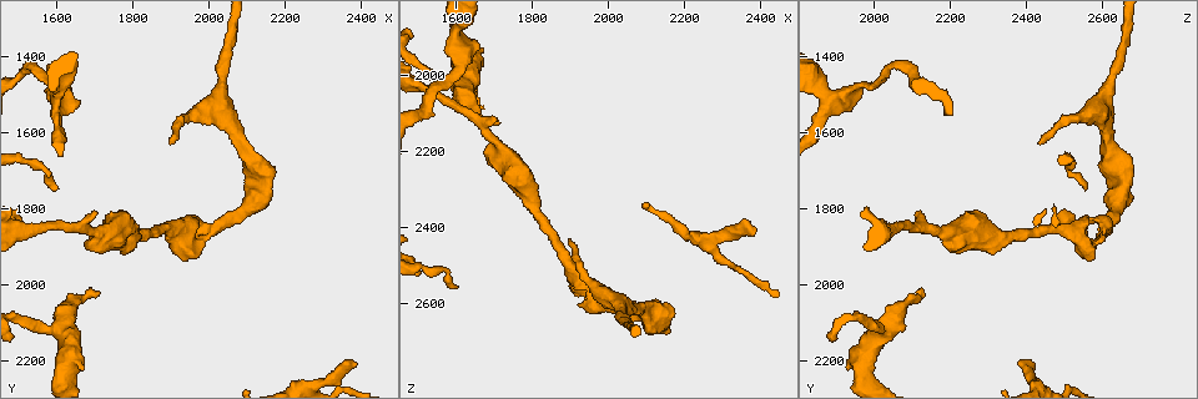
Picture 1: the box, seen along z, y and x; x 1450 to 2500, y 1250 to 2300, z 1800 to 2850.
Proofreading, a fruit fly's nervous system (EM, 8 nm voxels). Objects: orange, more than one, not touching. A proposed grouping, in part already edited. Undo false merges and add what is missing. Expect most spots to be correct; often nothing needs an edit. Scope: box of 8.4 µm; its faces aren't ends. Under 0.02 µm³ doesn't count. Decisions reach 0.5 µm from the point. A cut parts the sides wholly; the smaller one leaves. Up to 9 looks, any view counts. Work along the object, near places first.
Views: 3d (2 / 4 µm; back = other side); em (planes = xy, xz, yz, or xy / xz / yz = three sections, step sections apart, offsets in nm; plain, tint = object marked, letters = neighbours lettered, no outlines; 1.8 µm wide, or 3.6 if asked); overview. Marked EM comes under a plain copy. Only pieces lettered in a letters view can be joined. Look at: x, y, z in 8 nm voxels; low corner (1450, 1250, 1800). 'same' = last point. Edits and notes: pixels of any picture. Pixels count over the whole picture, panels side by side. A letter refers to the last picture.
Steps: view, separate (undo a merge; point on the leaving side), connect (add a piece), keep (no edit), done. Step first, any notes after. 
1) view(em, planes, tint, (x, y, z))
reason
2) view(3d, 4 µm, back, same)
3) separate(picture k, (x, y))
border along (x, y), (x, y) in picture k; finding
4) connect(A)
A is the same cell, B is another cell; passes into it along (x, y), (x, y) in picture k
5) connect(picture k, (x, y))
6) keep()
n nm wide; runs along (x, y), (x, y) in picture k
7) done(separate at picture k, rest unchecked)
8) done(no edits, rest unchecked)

view(3d, 4 µm, (1950, 1825, 2590))
branch stops here

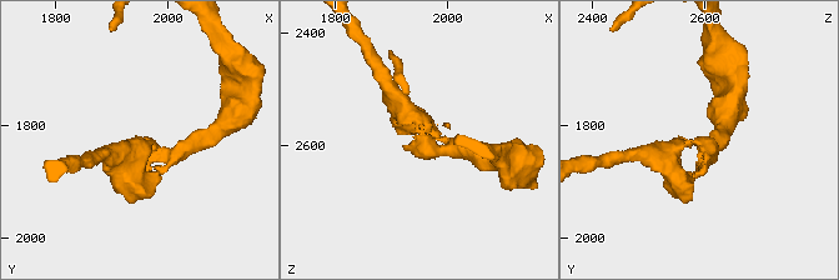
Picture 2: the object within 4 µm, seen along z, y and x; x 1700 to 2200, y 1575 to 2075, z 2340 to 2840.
view(em, xz, step 16, letters, (1950, 1825, 2590))

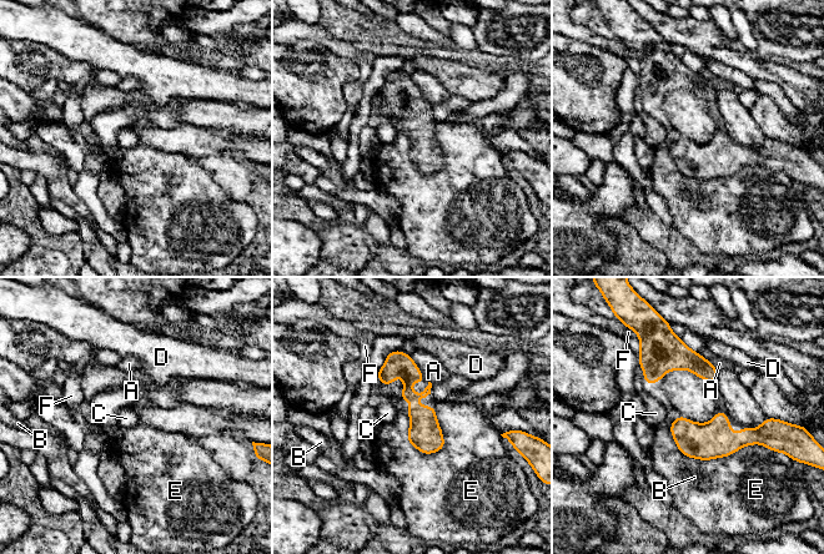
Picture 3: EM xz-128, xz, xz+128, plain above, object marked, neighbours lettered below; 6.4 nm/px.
view(em, planes, letters, same)

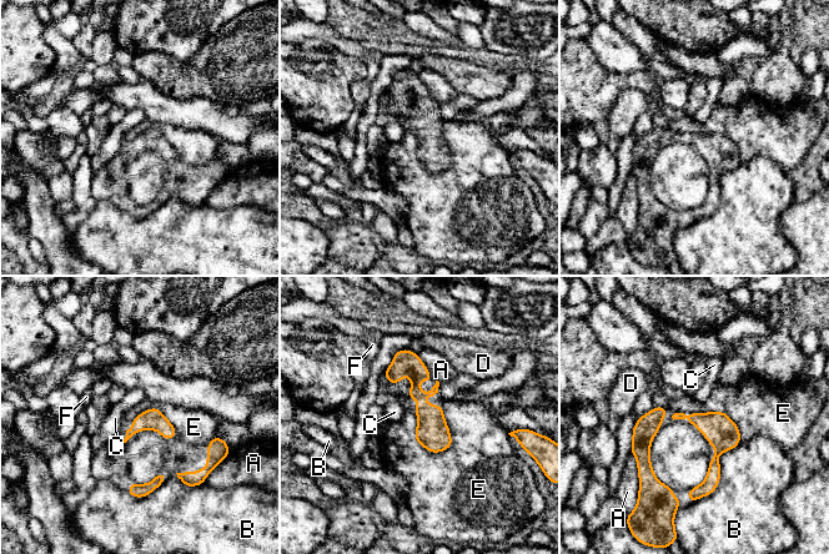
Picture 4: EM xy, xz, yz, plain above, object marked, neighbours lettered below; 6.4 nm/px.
keep()
A, B, C, D, E and F are other cells; border along (443, 407), (451, 446), (431, 453) in picture 4; no lettered piece goes on from it

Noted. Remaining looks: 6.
view(em, yz, step 8, tint, (2375, 2205, 2415))
free end

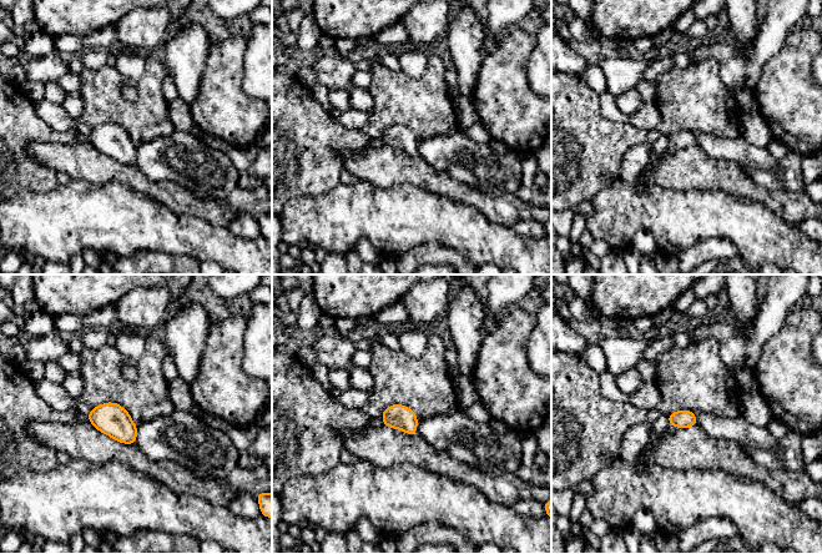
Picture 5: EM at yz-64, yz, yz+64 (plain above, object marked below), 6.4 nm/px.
view(em, planes, letters, same)

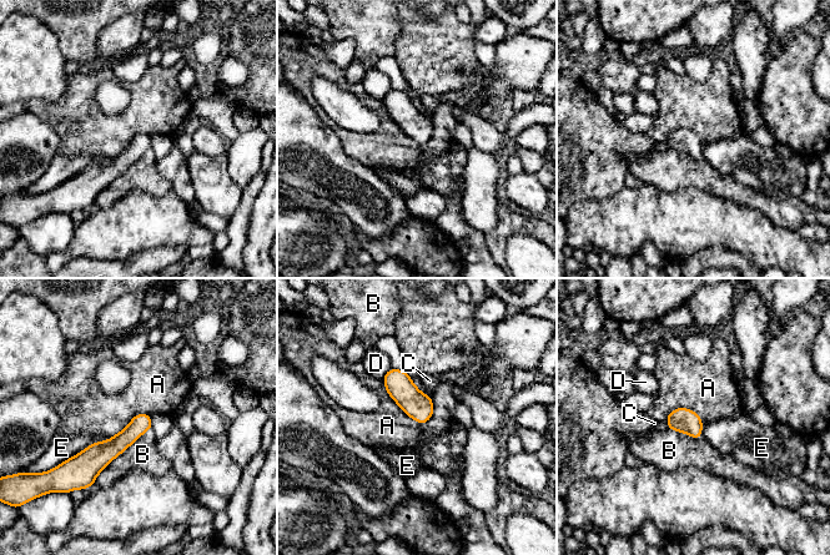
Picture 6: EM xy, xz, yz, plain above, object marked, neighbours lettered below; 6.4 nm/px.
keep()
A, B, C, D and E are other cells; border along (382, 378), (387, 394), (421, 425) in picture 6; none of them fits

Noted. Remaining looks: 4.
view(em, planes, letters, (1715, 2025, 2120))
an open end

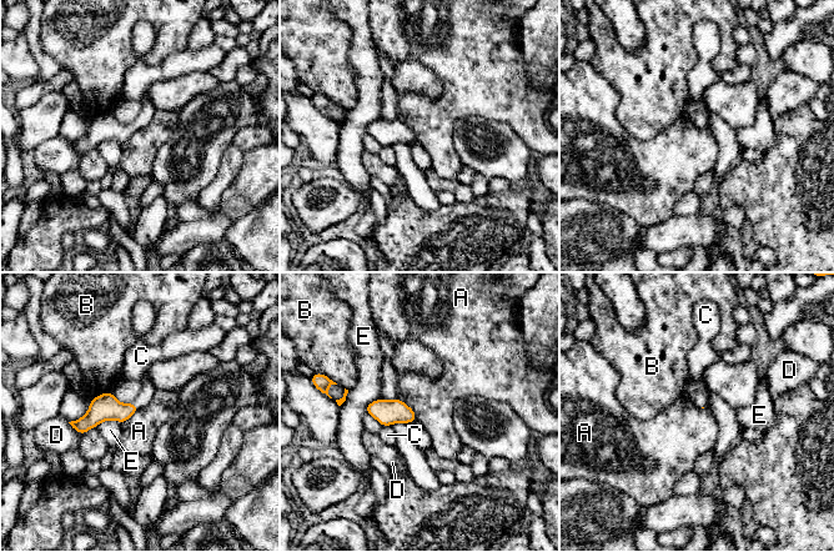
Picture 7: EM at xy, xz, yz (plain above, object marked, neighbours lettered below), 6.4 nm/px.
keep()
A, B, C, D and E are other cells; border along (397, 399), (413, 411), (416, 420) in picture 7; no lettered piece goes on from it

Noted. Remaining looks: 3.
view(em, yz, step 8, tint, (1595, 1500, 1885))
three arms meet

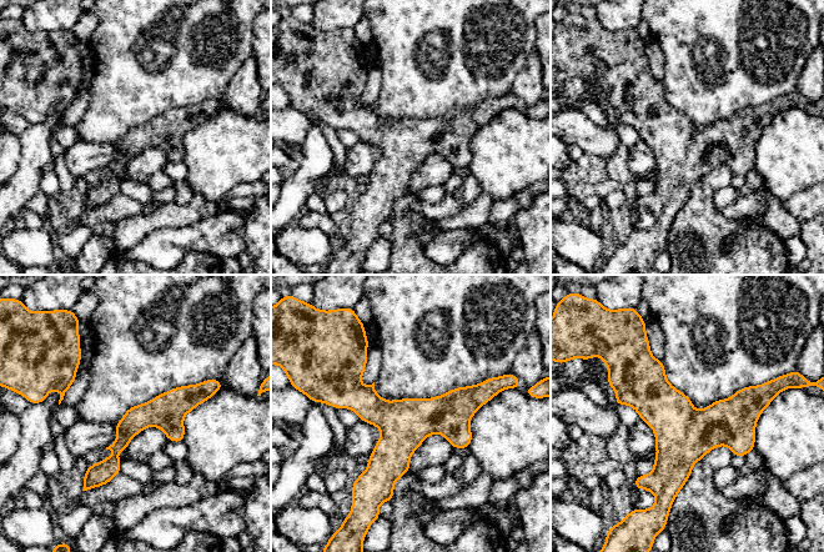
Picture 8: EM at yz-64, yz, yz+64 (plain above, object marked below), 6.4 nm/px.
view(em, planes, letters, same)

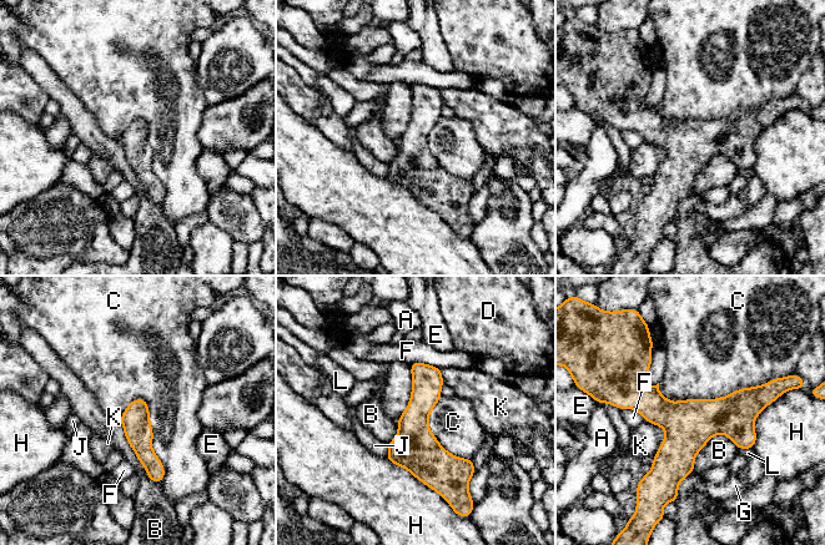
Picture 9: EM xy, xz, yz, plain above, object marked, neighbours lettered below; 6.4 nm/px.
keep()
A, B, C, D, E, F, G, H, J, K and L are other cells; continuous, no second neuron

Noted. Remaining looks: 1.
done(no edits, rest unchecked)

